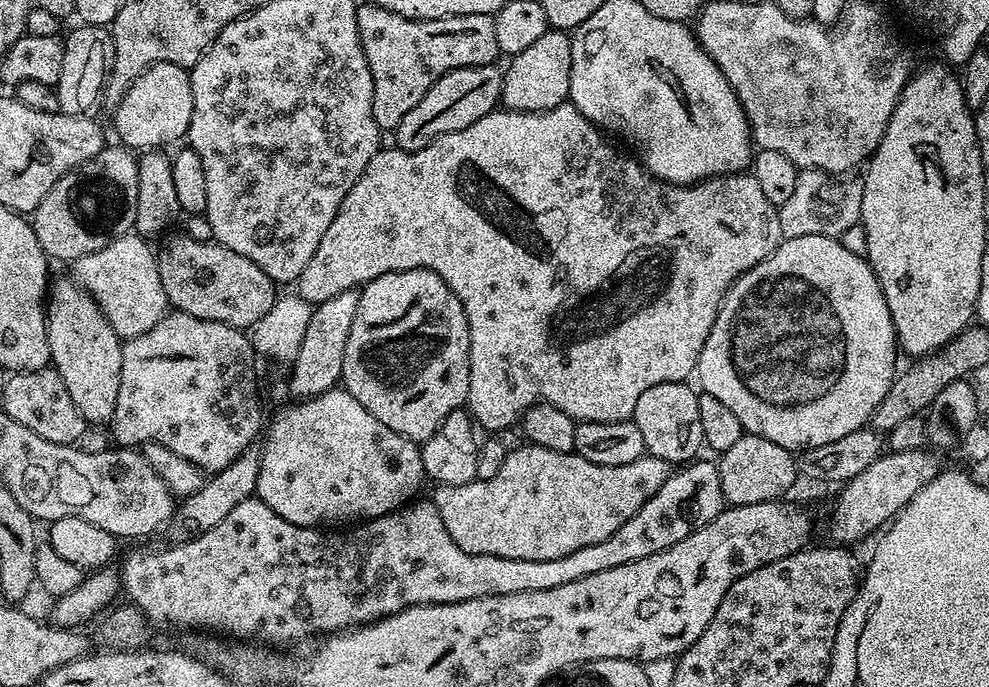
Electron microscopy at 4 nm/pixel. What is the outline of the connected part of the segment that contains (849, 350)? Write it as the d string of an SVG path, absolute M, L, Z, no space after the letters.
M834 236L785 238L777 246L776 252L770 254L770 258L758 262L758 266L742 274L732 284L732 289L728 291L718 310L718 318L714 318L710 338L706 338L706 346L702 346L694 376L695 379L700 379L699 387L703 392L718 398L722 406L730 406L730 414L735 414L738 422L742 422L747 435L761 436L793 454L799 454L805 448L826 446L826 442L846 438L846 434L854 434L854 430L865 427L871 421L875 408L882 402L891 388L892 380L898 375L896 352L898 353L898 341L894 322L890 318L890 306L886 306L882 286L878 286L878 278L867 259L858 254L850 254L850 250L846 250L846 246L842 246Z

